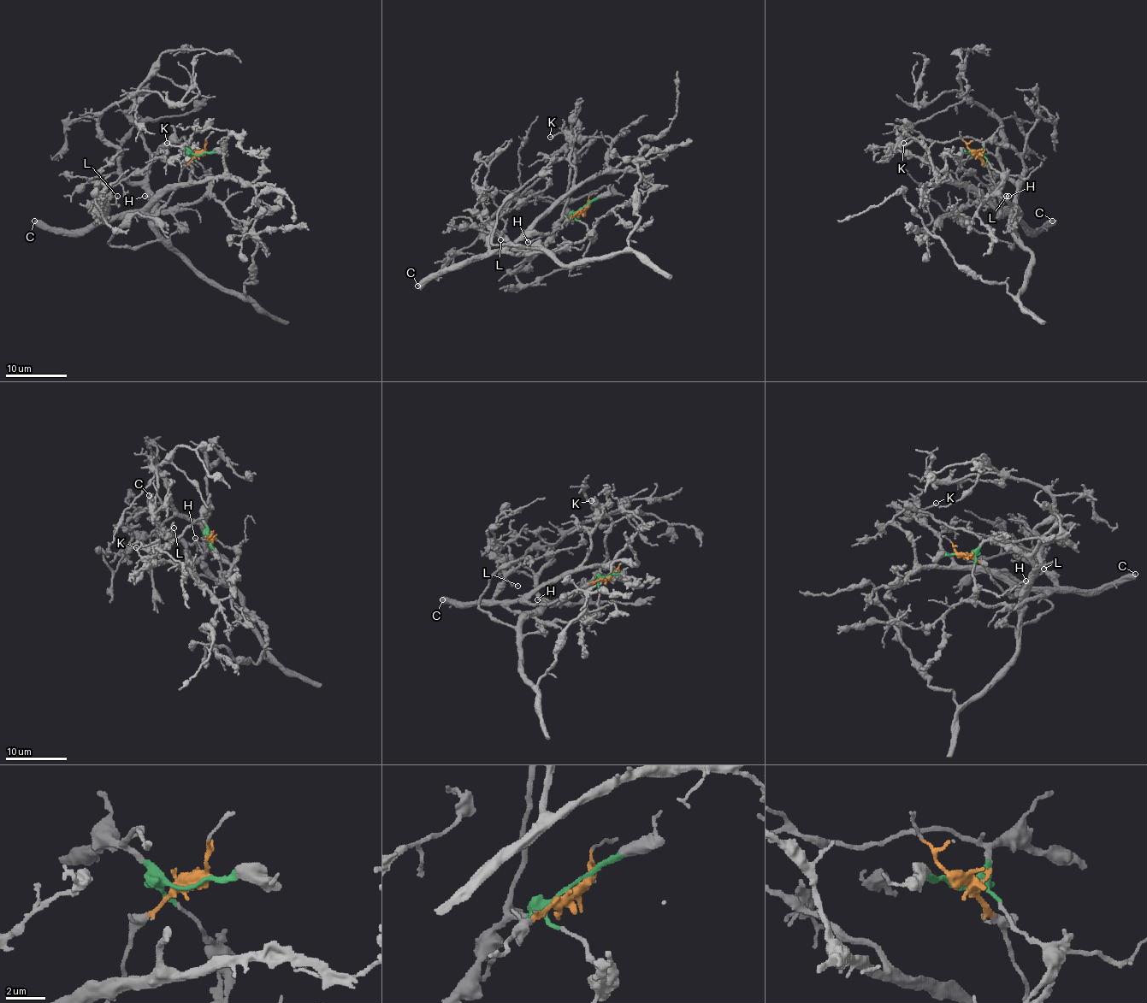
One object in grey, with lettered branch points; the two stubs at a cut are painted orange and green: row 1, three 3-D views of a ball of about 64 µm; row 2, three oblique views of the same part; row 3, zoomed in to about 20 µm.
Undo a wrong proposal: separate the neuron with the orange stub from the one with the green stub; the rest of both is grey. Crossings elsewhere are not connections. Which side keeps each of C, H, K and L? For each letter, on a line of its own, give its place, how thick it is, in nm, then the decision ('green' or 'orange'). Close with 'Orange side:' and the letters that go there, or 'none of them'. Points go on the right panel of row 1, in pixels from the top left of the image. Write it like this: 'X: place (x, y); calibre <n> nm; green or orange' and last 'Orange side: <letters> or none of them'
C: place (1052, 221); calibre 600 nm; orange
H: place (1008, 196); calibre 130 nm; orange
K: place (903, 143); calibre 160 nm; green
L: place (1006, 196); calibre 120 nm; orange
Orange side: C, H, L

